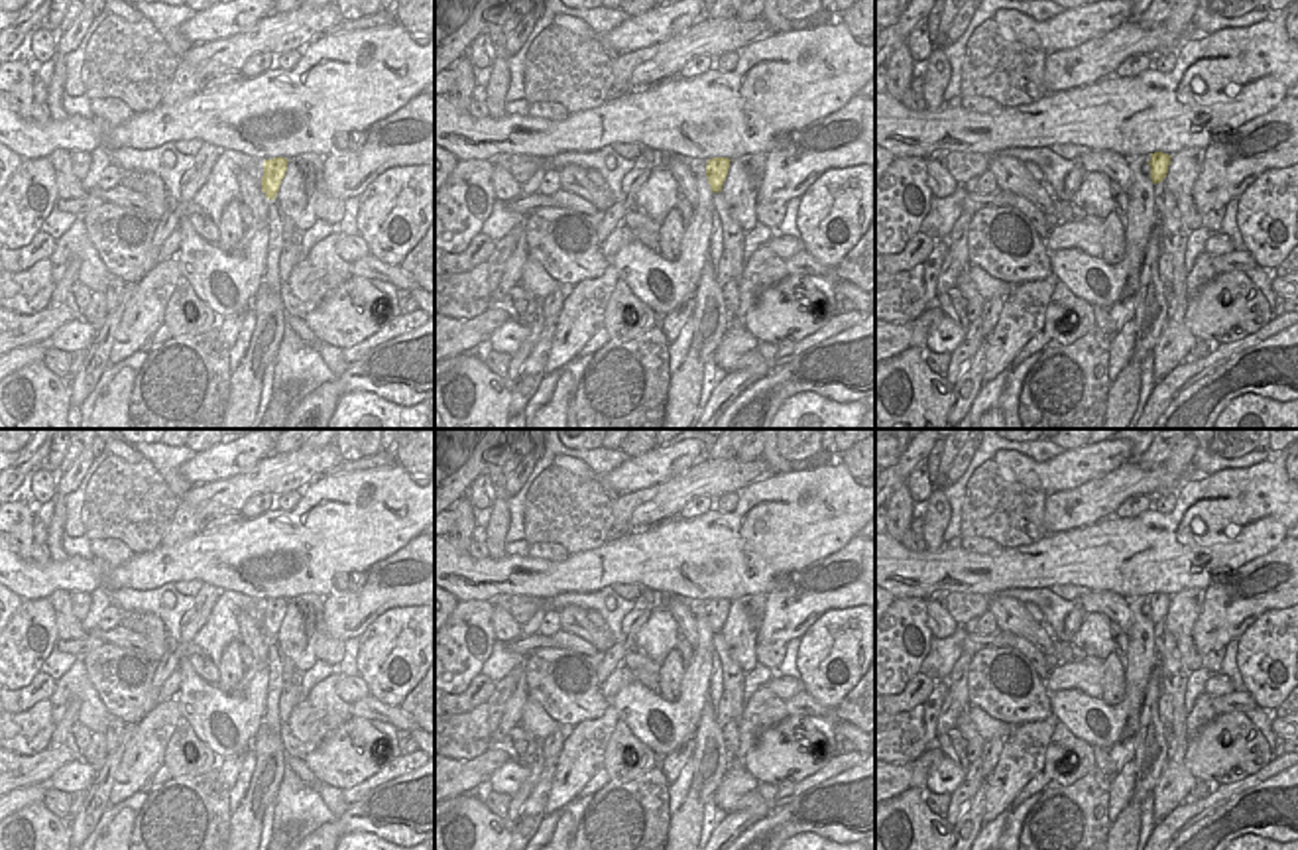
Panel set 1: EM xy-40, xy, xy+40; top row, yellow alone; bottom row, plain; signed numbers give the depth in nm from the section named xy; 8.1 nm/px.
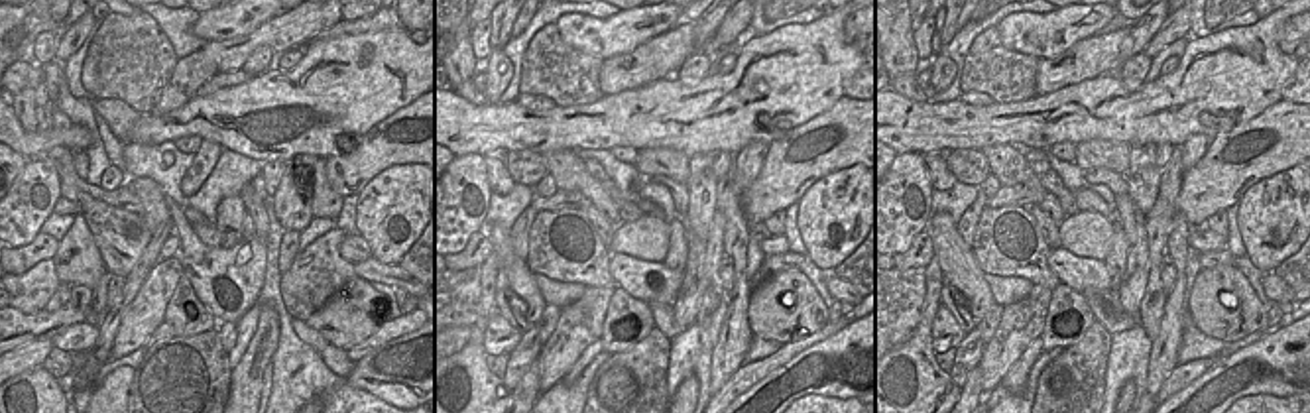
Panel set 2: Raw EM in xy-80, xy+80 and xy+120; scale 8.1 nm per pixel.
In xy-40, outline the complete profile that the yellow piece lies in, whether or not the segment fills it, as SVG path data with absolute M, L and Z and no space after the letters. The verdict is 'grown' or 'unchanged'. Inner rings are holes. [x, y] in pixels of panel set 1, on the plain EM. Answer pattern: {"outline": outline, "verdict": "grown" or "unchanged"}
{"outline": "M273 598L264 602L264 618L262 618L262 632L266 634L267 641L273 639L279 632L281 620L285 618L287 612L287 602L285 598Z", "verdict": "unchanged"}

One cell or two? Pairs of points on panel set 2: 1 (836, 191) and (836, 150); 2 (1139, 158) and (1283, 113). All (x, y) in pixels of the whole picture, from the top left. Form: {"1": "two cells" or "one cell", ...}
{"1": "two cells", "2": "two cells"}

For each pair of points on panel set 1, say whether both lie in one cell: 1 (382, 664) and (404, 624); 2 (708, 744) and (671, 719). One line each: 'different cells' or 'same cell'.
1: same cell
2: different cells

